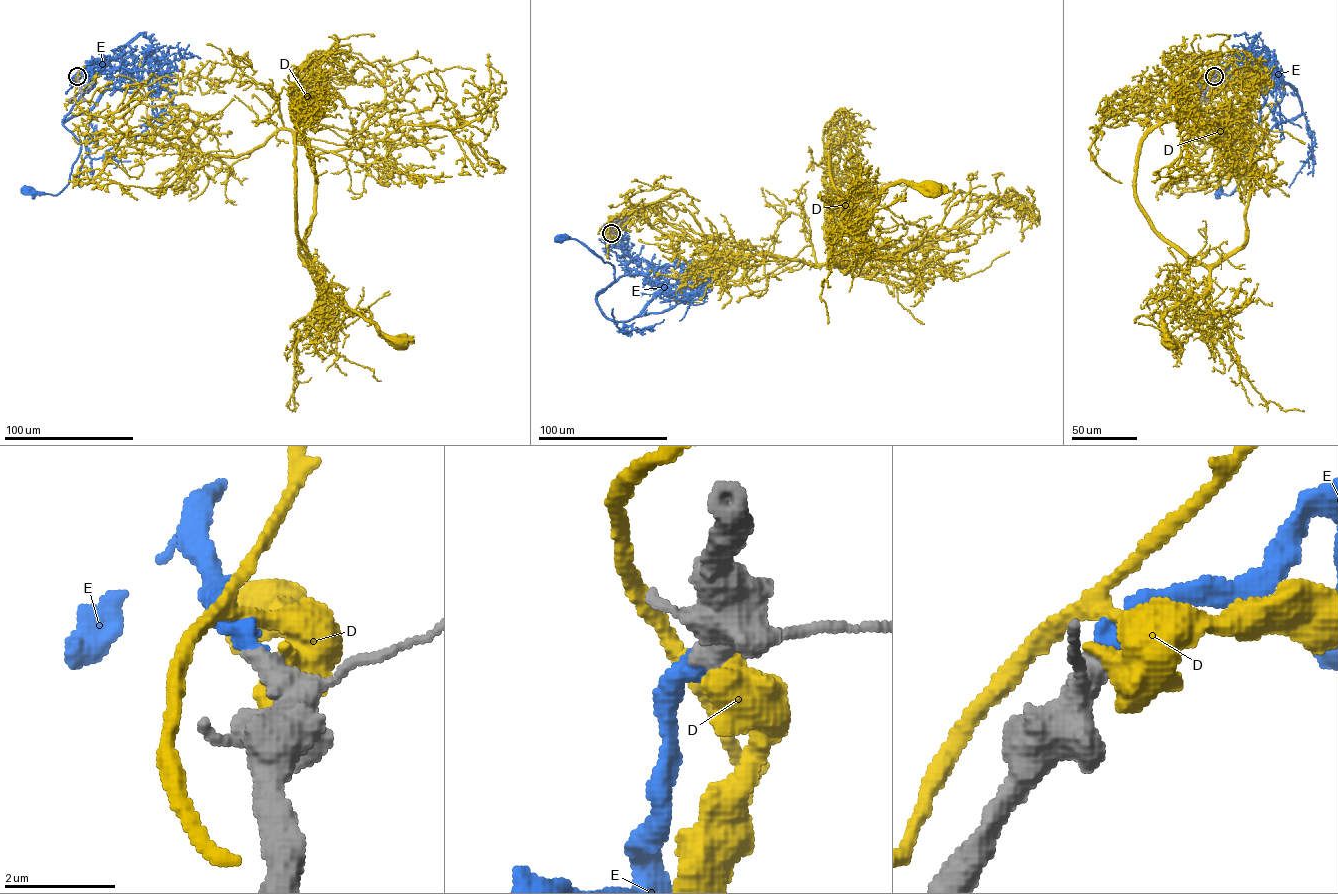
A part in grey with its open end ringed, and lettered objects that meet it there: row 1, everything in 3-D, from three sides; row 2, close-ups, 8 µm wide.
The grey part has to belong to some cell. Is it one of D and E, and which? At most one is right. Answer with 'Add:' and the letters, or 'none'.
Add: E

